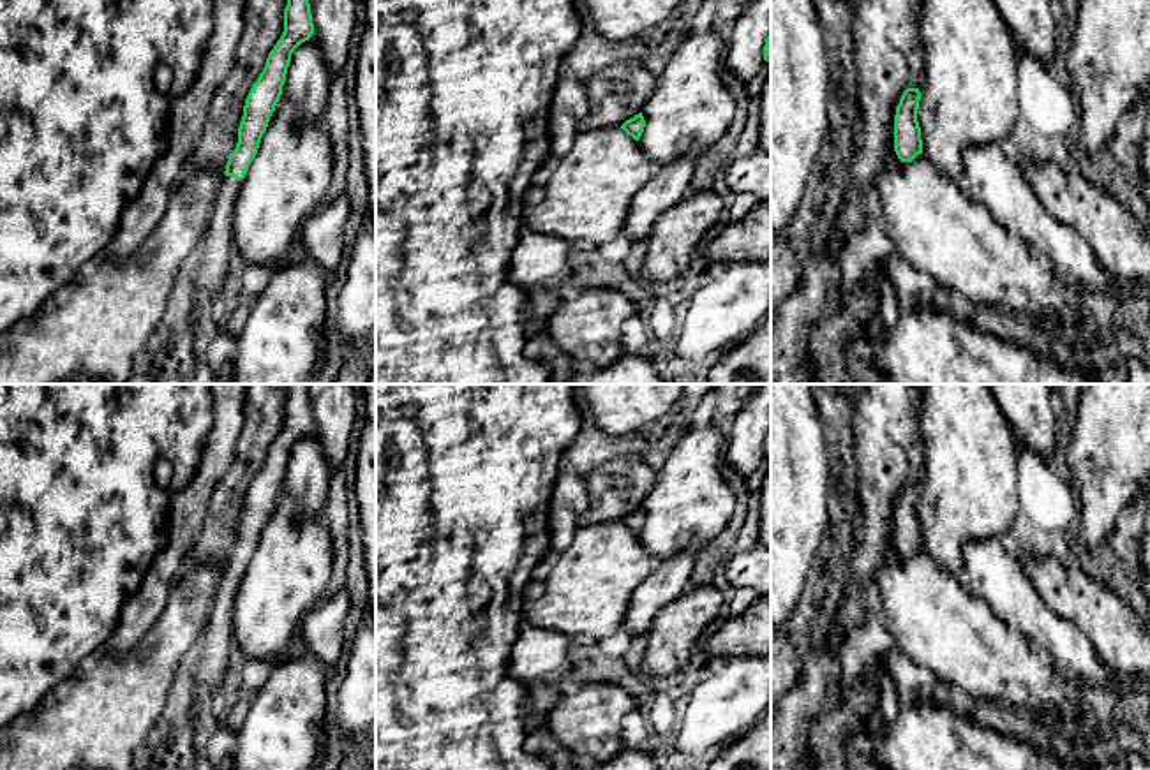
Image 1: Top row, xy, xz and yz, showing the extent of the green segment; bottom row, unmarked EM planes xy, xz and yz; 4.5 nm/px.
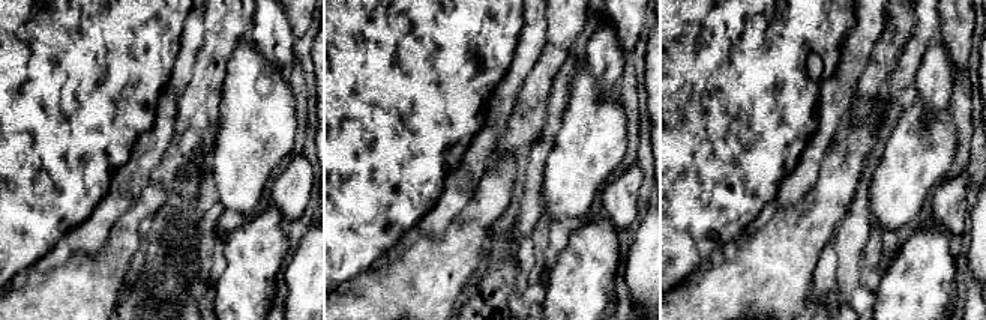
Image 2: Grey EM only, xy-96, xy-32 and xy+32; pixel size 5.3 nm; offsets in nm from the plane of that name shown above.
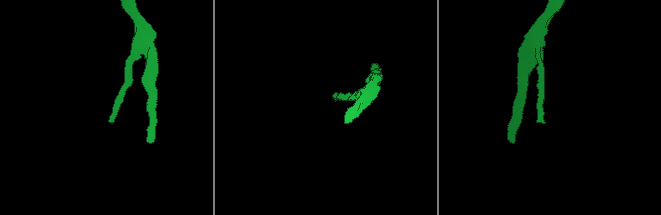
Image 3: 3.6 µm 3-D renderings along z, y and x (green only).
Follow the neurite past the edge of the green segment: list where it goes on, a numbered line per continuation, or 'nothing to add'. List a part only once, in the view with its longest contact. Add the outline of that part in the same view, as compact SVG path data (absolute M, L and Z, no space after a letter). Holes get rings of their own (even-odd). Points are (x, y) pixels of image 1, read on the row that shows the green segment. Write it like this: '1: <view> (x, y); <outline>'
1: xy (219, 249); M222 176L217 187L212 218L205 233L201 261L192 275L192 312L198 344L210 344L219 333L212 315L212 296L224 285L229 263L236 255L233 243L233 213L242 180Z

